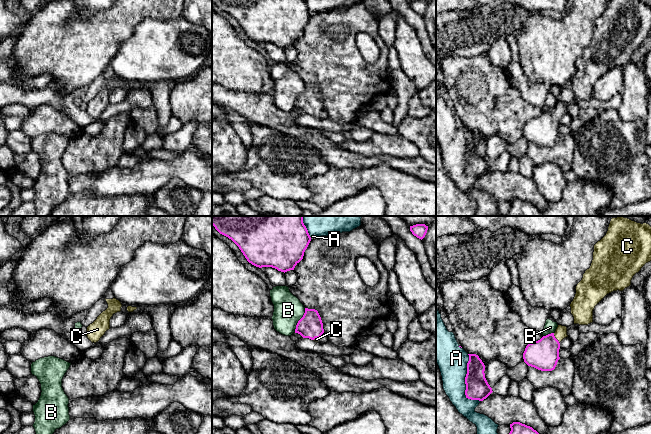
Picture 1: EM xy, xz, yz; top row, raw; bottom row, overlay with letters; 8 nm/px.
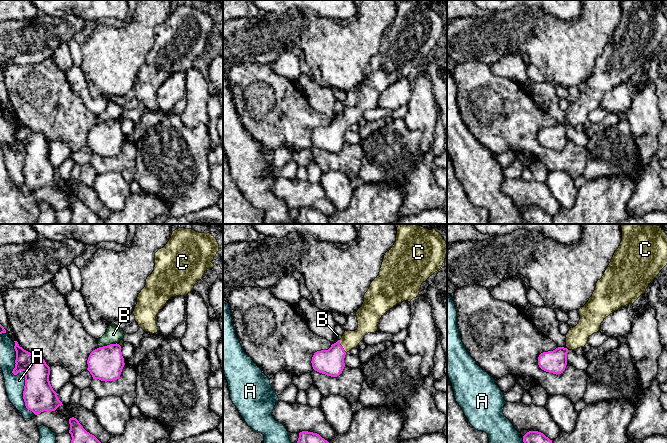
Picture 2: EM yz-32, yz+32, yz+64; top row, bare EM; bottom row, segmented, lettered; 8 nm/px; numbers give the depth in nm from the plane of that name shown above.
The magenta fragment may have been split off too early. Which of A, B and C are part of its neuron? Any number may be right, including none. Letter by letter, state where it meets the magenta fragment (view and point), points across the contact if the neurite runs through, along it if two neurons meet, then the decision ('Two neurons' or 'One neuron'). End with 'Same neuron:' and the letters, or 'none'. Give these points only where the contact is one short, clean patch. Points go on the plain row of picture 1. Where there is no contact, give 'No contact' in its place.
A: Touches magenta at yz (465, 158). Two neurons
B: Touches magenta at xz (299, 96). Two neurons
C: Touches magenta at yz (555, 114). Path across: yz (543, 130), (555, 114), (561, 108). One neuron
Same neuron: C

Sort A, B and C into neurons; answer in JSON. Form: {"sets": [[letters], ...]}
{"sets": [["A"], ["B"], ["C"]]}

